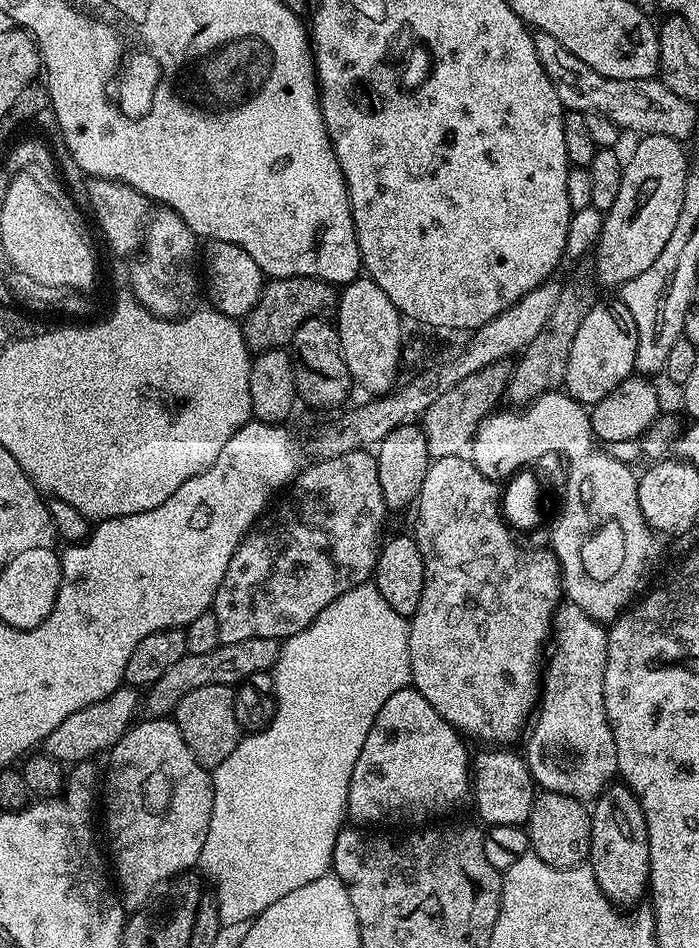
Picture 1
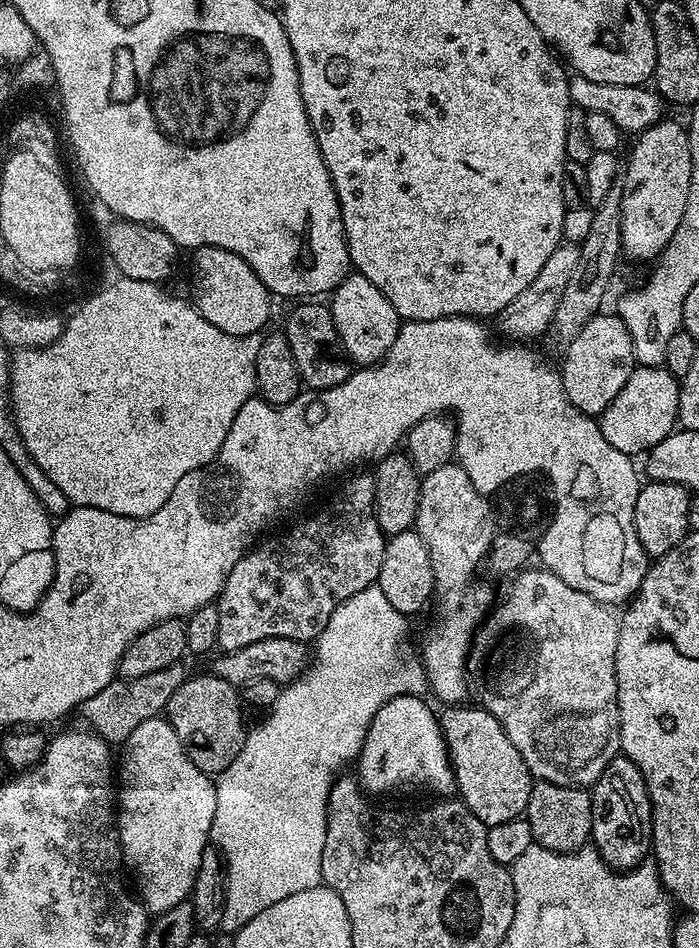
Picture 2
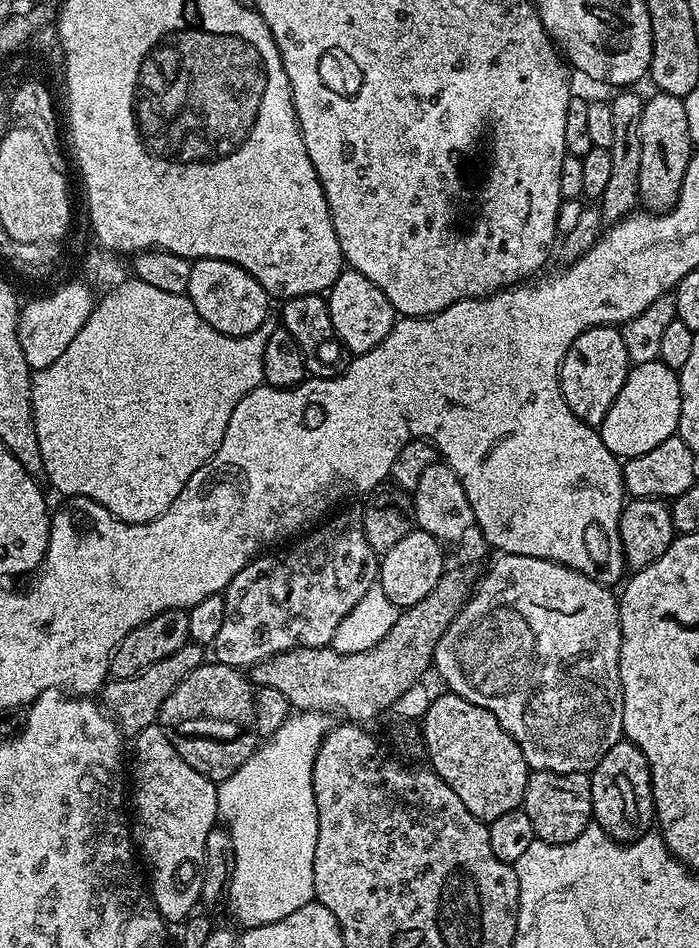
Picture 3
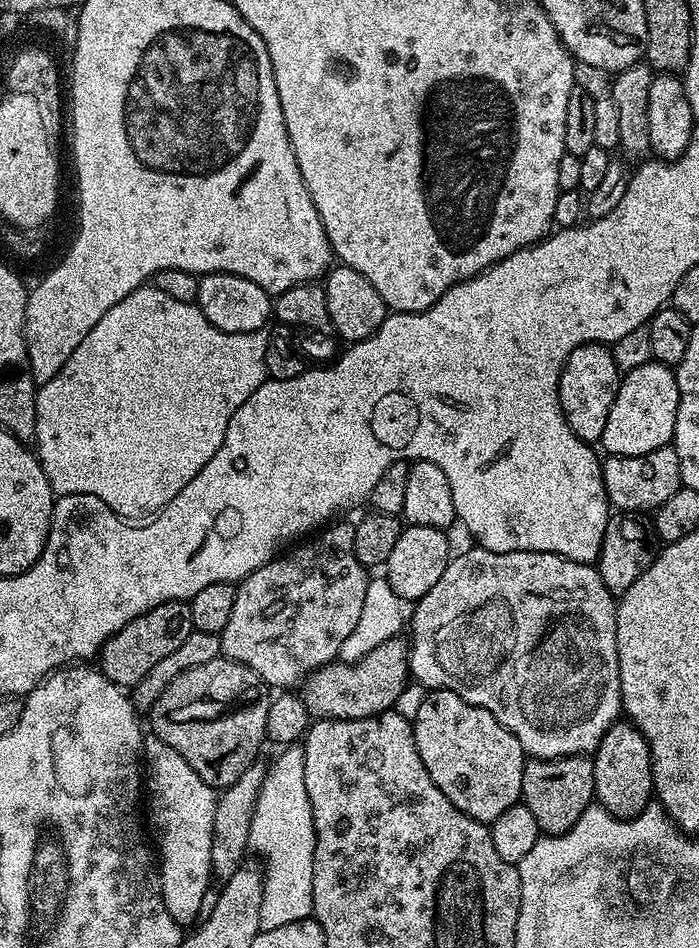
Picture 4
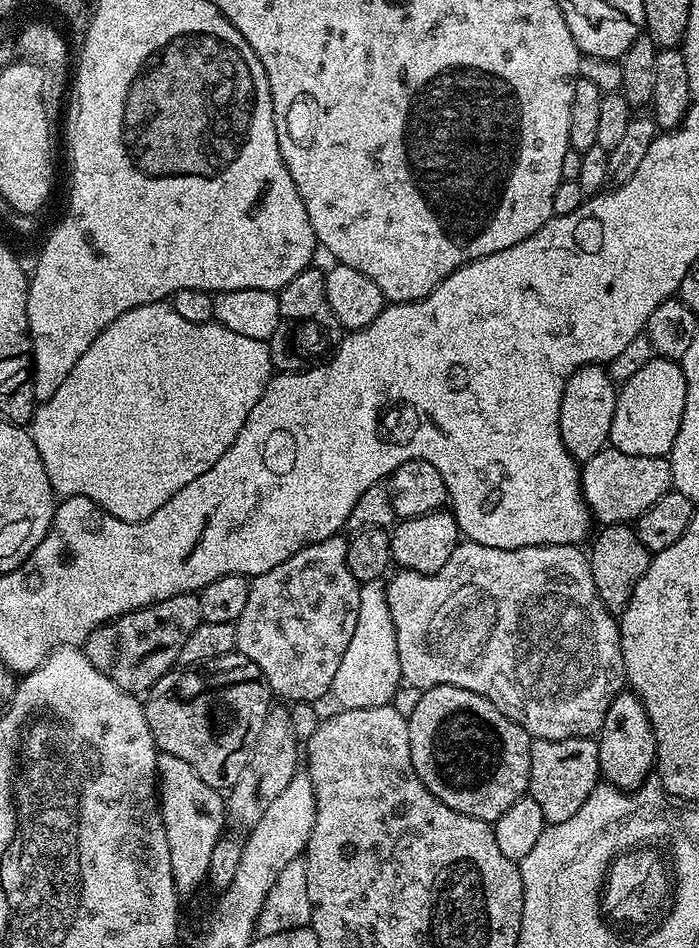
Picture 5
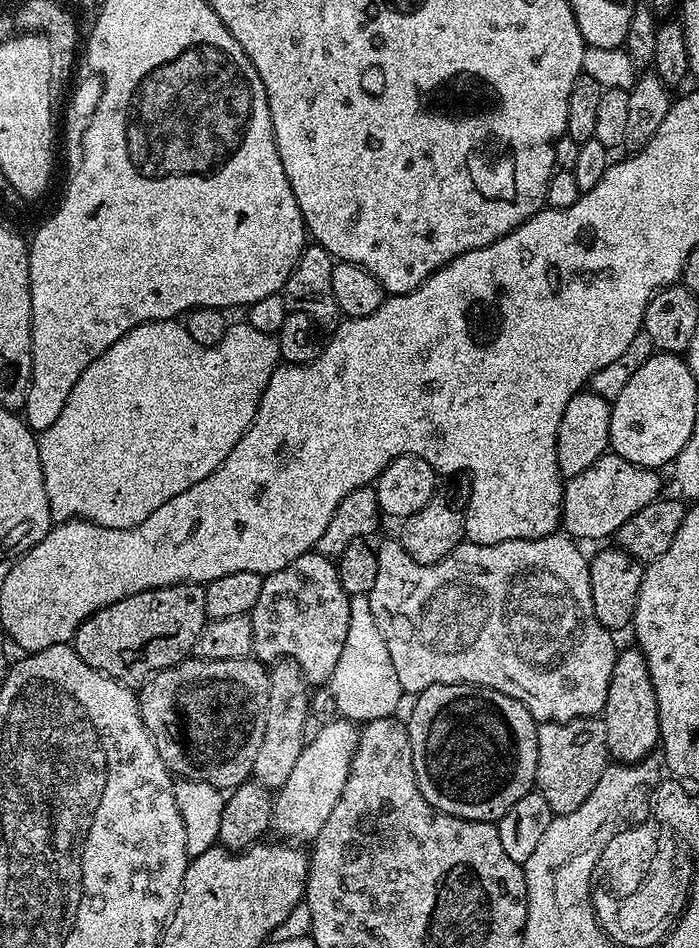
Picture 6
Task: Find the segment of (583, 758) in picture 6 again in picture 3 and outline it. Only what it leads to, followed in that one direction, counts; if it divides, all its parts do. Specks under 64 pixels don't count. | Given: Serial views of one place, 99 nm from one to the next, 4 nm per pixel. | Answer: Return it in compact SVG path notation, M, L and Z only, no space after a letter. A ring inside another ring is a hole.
M529 771L522 807L526 818L530 818L530 823L534 825L536 839L547 844L574 842L574 838L578 838L578 834L593 823L591 775L586 772L558 774Z

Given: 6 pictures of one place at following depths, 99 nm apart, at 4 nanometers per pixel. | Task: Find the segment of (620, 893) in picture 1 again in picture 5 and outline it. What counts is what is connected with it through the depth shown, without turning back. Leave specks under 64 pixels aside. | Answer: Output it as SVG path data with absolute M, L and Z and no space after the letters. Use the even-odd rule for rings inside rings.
M621 690L610 710L606 710L606 722L602 722L596 740L601 777L620 791L629 793L643 786L653 775L656 763L656 739L650 726L650 718L642 702L631 690Z

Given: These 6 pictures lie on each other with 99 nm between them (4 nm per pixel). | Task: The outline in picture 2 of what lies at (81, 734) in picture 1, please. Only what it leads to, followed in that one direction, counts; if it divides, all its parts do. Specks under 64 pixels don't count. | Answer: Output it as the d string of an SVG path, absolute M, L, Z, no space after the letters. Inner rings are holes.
M178 663L154 674L142 674L142 678L133 680L113 678L106 687L98 690L98 694L79 704L78 712L84 715L83 723L109 746L123 745L124 740L130 738L138 726L142 726L142 722L157 719L167 709L170 698L174 698L174 690L178 690L178 686L182 686L190 675L189 669L184 667L183 663Z

